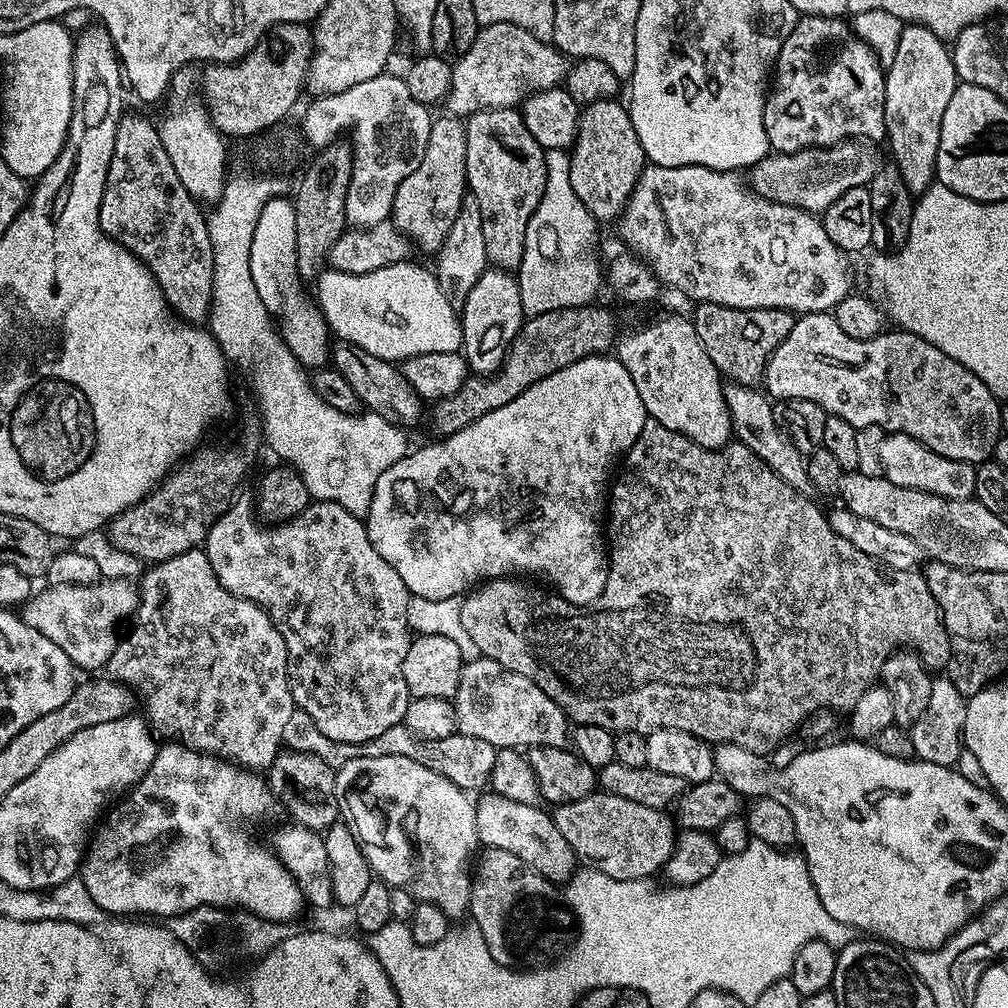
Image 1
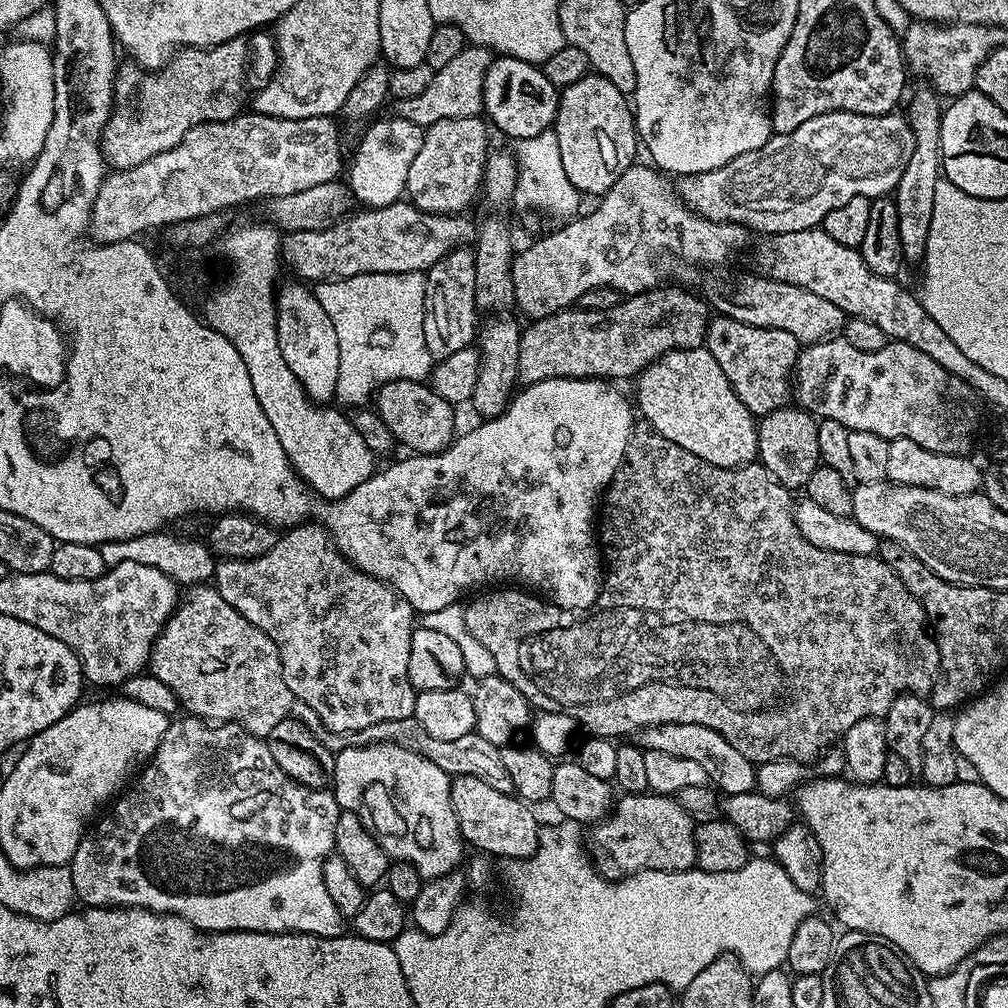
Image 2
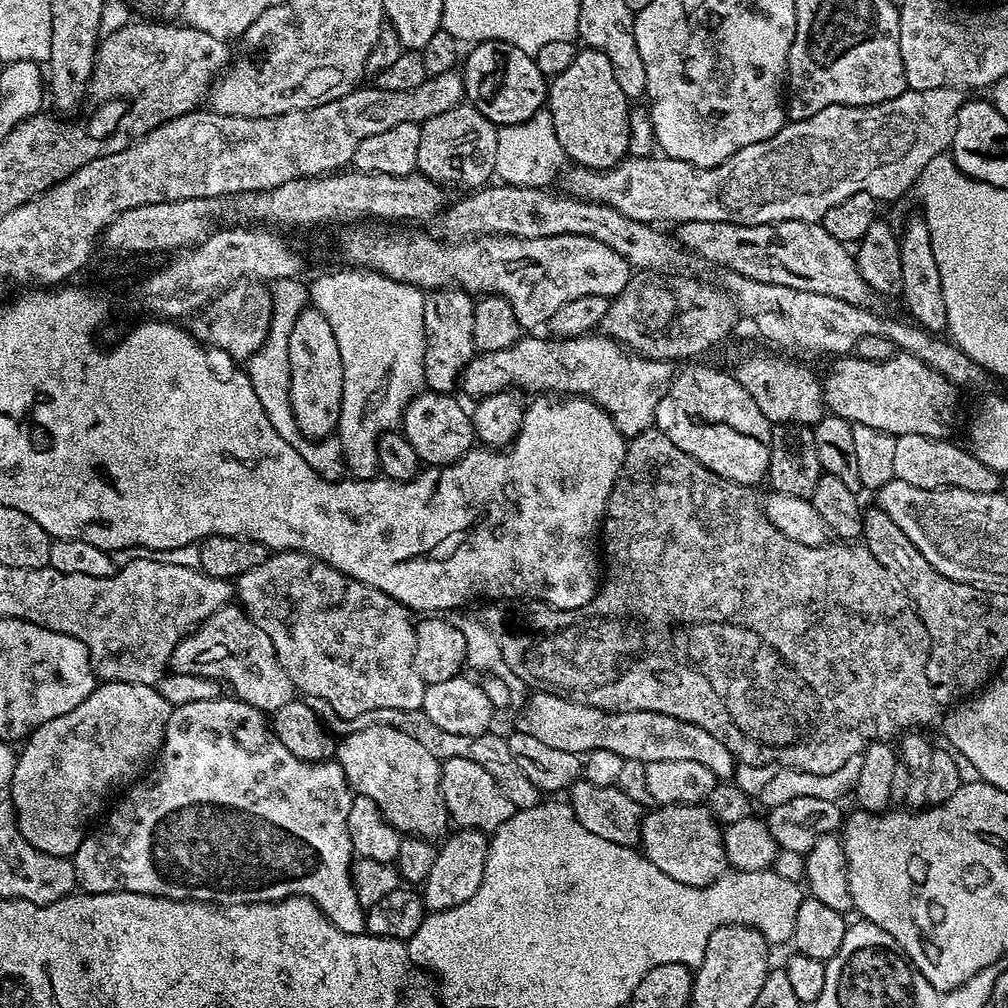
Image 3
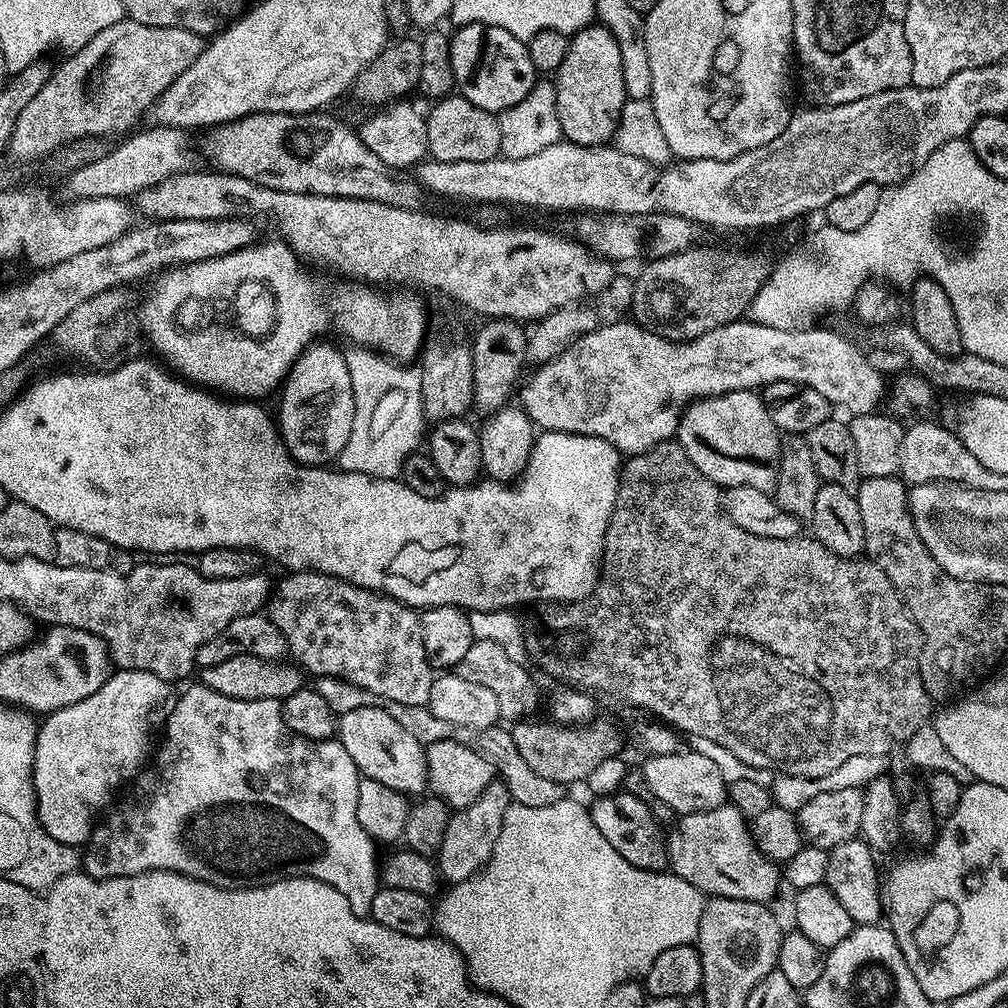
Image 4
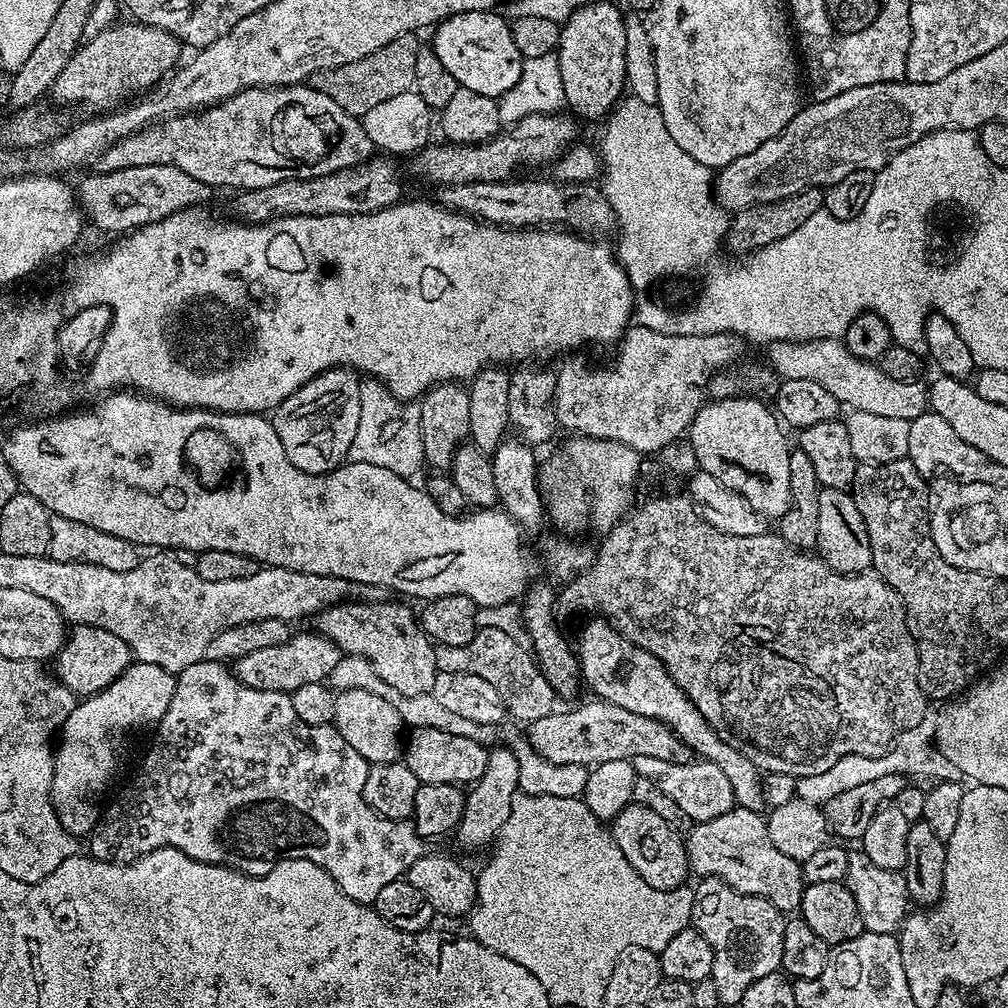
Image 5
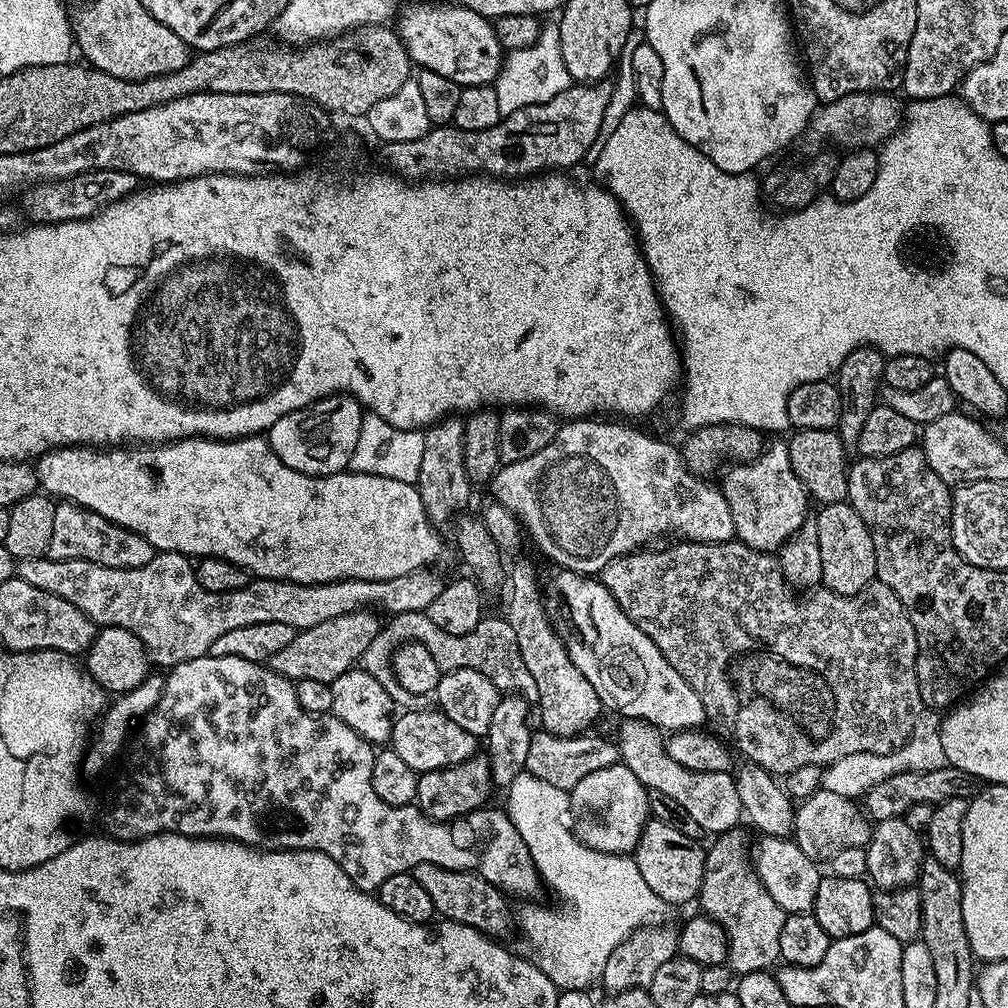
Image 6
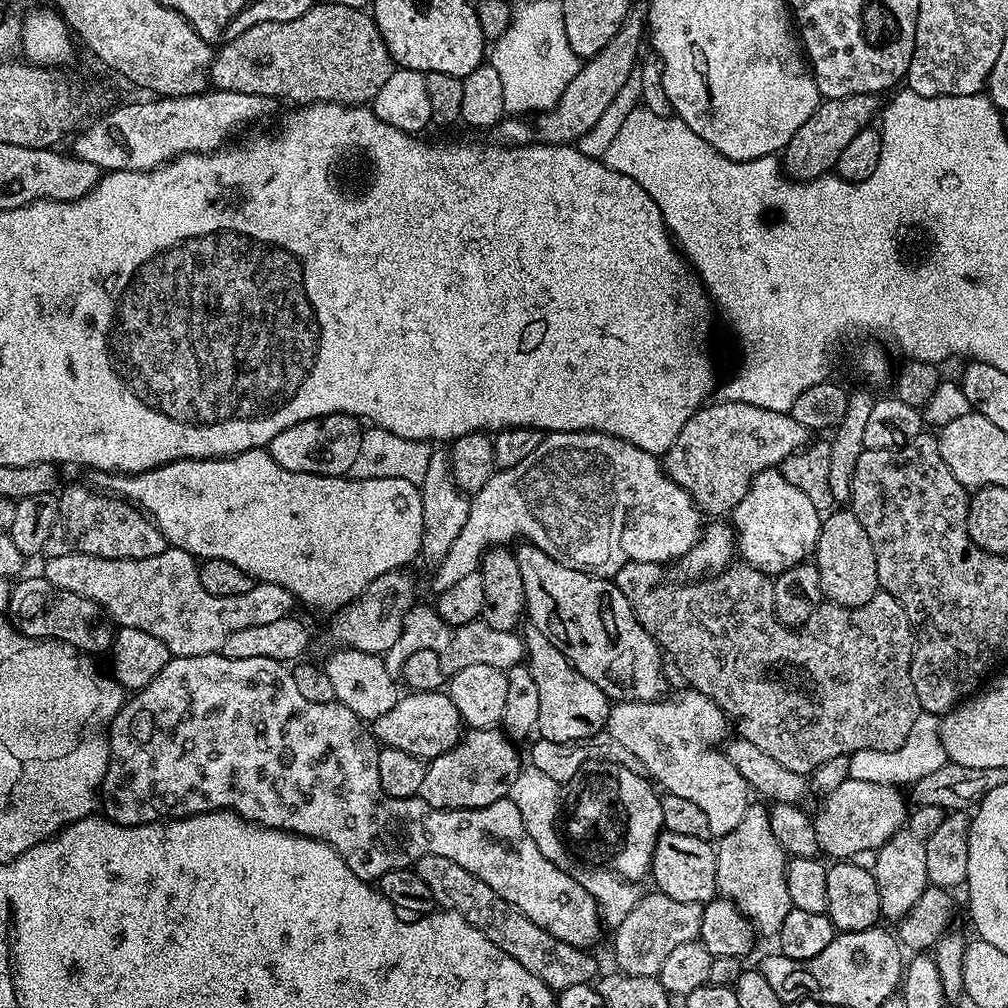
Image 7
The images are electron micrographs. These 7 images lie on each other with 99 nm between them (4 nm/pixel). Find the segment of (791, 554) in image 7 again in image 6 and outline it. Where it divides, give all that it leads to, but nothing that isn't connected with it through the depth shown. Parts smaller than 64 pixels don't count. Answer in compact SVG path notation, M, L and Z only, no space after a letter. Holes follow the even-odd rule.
M787 443L767 445L753 460L736 462L729 468L722 491L734 518L735 539L759 552L775 553L810 514L810 497L790 466Z

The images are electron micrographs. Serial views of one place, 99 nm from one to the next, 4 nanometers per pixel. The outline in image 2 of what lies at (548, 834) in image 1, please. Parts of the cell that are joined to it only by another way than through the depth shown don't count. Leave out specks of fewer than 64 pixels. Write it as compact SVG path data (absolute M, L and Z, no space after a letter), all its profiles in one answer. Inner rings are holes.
M453 776L451 777L450 802L454 806L454 814L458 818L460 834L469 845L476 847L475 851L480 854L487 854L489 857L508 856L509 861L527 860L536 852L540 845L541 825L536 824L536 816L531 812L529 805L512 792L499 792L494 786L482 782L477 776Z

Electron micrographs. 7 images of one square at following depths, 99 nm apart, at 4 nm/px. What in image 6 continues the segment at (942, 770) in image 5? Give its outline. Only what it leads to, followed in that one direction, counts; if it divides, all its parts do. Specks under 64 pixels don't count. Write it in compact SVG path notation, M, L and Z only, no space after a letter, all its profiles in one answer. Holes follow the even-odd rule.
M932 724L914 726L912 737L898 749L900 756L876 754L848 754L836 759L825 767L822 786L825 791L838 794L840 797L857 799L885 780L886 776L906 773L910 770L938 770L947 765L946 750L942 750L942 734L940 728L932 728Z

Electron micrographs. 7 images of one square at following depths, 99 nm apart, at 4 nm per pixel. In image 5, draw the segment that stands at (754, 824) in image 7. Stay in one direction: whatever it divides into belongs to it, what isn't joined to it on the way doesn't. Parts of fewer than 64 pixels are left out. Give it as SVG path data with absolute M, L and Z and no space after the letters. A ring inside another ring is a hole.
M705 876L699 881L700 885L695 885L692 894L692 918L691 927L702 934L702 938L706 938L706 942L710 942L710 950L712 951L712 974L716 986L718 986L718 998L721 1005L738 1006L742 1002L742 994L754 982L758 982L758 978L766 978L766 974L781 971L780 963L782 962L782 934L784 933L784 925L786 923L785 913L779 912L766 898L754 897L750 894L739 893L738 890L732 889L726 882L714 876Z

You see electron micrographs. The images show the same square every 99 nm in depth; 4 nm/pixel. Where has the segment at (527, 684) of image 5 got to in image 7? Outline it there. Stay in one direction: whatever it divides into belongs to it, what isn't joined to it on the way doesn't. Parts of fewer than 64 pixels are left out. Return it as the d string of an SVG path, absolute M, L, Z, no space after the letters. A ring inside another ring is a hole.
M423 602L412 605L412 609L406 614L402 634L398 634L398 656L401 661L410 658L414 650L434 650L438 654L438 662L442 665L445 674L451 674L458 670L466 670L466 666L494 666L505 670L512 668L515 664L521 663L525 659L524 641L515 631L494 630L494 626L486 626L483 619L475 620L462 626L450 626L442 617L438 615L435 607L428 608Z

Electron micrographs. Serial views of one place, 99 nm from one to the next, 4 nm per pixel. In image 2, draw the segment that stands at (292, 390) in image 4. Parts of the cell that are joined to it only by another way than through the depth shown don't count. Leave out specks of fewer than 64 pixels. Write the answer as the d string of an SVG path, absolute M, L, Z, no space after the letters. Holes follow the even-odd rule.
M307 283L279 285L276 297L276 333L278 346L282 350L282 358L286 358L286 366L294 370L294 378L302 382L306 394L316 403L327 405L328 399L336 396L338 386L338 334L334 334L334 322L330 322L330 314L322 310L322 302L318 302L315 291Z

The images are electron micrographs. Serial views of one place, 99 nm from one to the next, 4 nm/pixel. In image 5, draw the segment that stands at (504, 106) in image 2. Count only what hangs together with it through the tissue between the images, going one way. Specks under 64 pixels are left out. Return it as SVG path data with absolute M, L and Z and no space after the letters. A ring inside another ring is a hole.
M499 11L463 12L448 20L441 20L431 33L430 47L450 74L460 83L461 88L474 90L497 98L506 94L510 86L522 76L524 55L514 46L512 25L499 16Z

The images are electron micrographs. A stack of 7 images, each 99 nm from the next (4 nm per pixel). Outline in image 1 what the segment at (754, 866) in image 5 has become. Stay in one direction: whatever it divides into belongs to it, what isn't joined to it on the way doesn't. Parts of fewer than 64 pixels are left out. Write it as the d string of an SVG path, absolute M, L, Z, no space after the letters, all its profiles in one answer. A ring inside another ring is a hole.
M608 791L595 792L578 802L561 804L553 813L553 820L558 826L559 833L566 839L567 844L572 850L573 857L585 869L602 873L614 881L634 881L653 877L667 865L671 859L678 834L675 821L668 816L668 812L663 809L658 810L650 806L644 806L614 795Z

